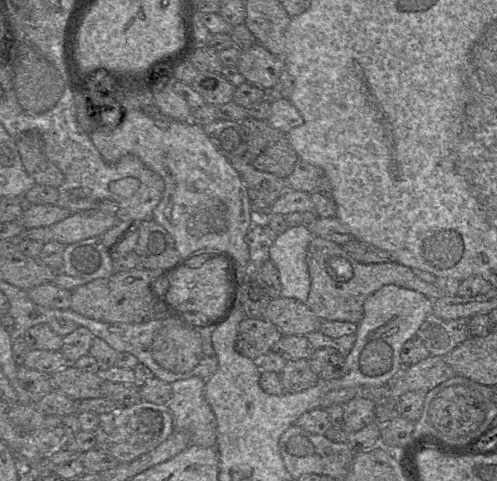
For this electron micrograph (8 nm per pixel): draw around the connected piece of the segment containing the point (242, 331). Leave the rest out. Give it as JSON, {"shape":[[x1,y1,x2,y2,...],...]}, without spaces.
{"shape":[[244,317,238,326,235,350,258,362,282,336,280,330,265,318]]}

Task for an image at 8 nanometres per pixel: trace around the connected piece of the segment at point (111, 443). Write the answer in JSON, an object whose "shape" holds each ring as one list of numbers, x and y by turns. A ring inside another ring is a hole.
{"shape":[[141,401,133,406,99,415,95,432,95,449,114,457,118,463,128,463,153,450,174,431,172,415,167,405]]}

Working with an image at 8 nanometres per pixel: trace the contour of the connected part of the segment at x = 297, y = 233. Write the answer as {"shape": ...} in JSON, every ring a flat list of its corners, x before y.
{"shape":[[305,226,289,227,277,236,269,250,281,282,281,296,306,302,311,279,308,273,307,250,314,235]]}

